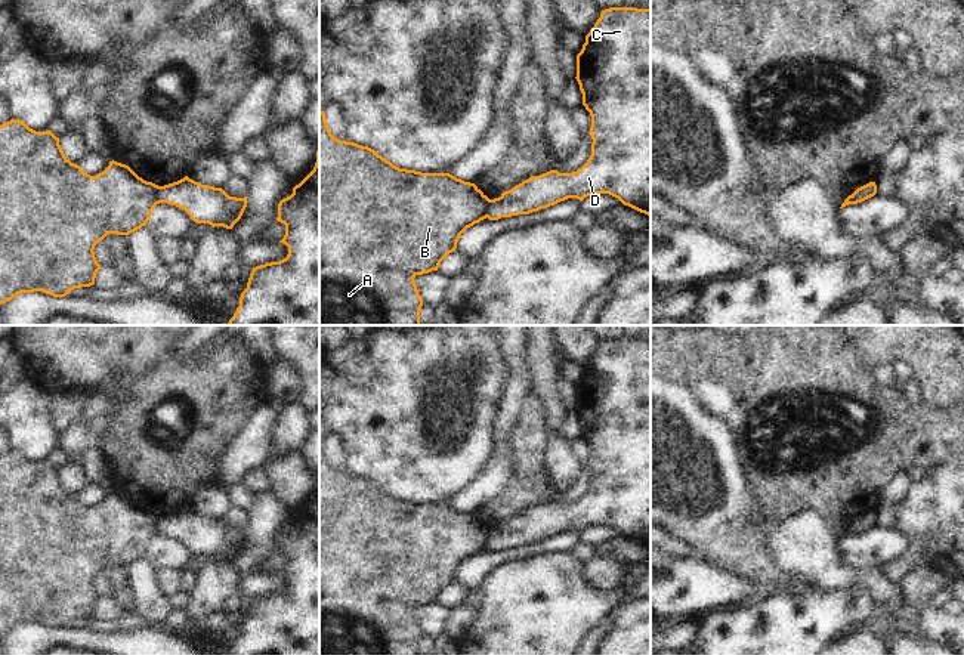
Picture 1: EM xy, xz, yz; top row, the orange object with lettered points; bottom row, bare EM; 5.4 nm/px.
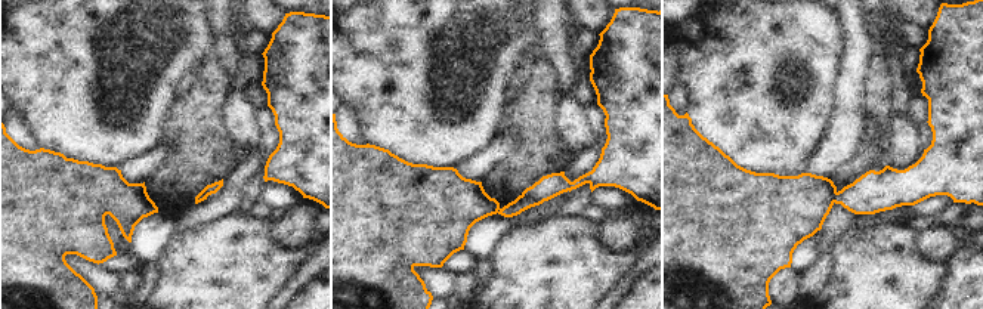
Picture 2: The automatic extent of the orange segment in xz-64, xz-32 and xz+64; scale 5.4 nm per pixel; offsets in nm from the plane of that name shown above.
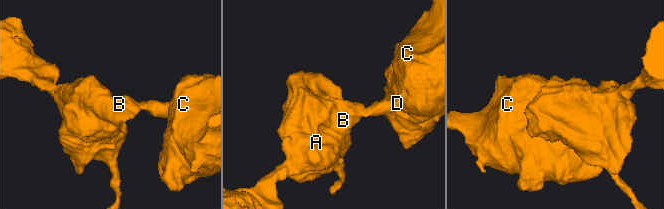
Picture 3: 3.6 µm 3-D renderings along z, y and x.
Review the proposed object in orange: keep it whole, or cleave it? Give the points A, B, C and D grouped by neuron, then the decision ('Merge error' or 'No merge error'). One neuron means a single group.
Groups: A B / C D. Merge error.

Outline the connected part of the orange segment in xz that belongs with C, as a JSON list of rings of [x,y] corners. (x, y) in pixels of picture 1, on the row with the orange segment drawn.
[[[611,7],[585,35],[577,55],[577,81],[583,105],[591,115],[591,155],[572,173],[550,170],[531,176],[491,200],[489,220],[529,214],[568,198],[583,201],[593,194],[609,194],[651,216],[651,9]]]

